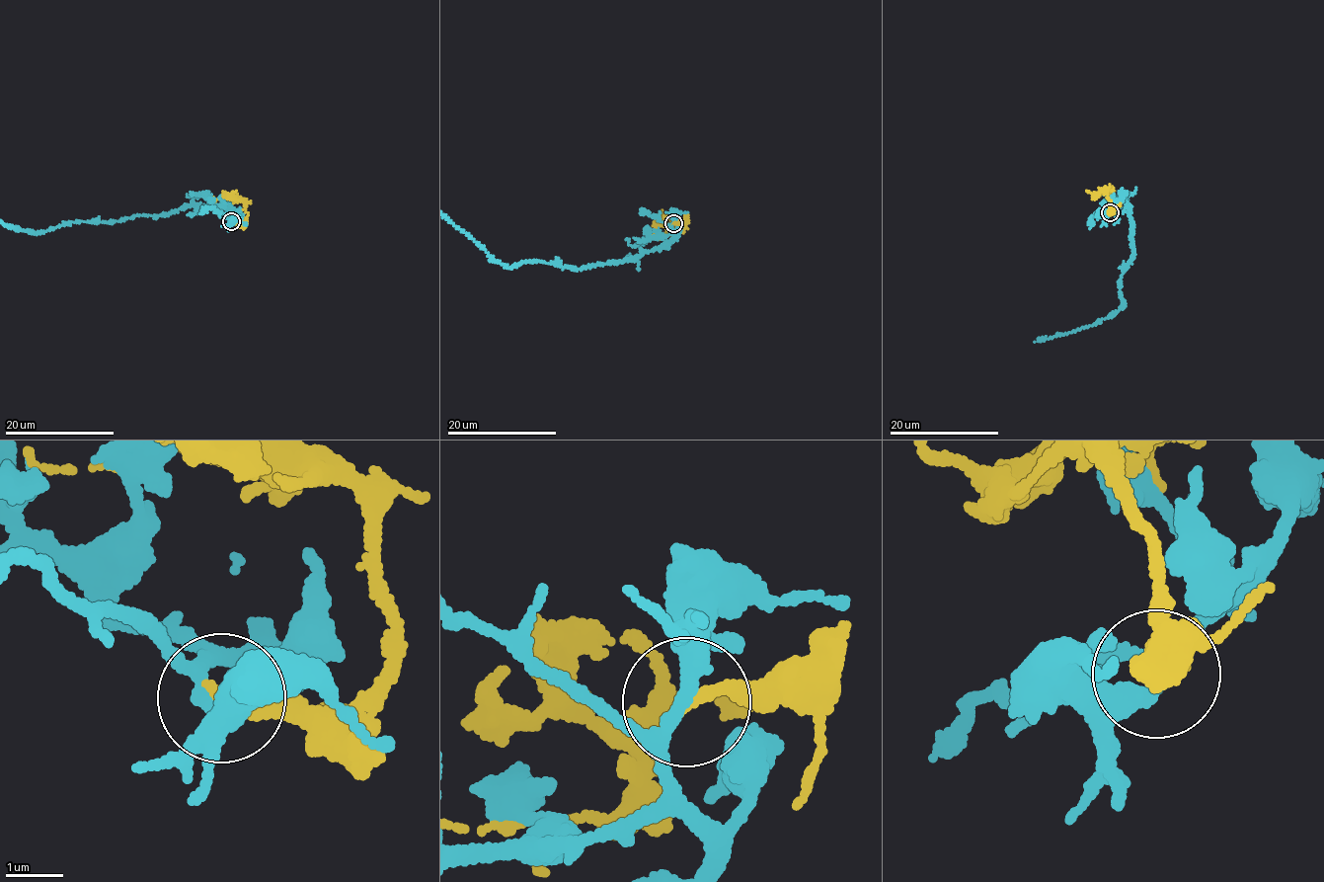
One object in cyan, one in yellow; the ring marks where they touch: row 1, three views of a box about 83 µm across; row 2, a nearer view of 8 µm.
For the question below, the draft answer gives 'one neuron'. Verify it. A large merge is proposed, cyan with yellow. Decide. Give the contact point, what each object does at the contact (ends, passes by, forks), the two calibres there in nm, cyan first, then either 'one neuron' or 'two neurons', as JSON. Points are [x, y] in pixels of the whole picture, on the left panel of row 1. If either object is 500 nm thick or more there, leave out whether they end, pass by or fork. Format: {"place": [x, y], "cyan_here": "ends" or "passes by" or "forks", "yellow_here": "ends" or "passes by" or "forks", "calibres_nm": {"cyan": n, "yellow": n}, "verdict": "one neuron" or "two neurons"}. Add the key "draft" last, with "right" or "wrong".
{"place": [231, 221], "cyan_here": "forks", "yellow_here": "ends", "calibres_nm": {"cyan": 260, "yellow": 240}, "verdict": "two neurons", "draft": "wrong"}

